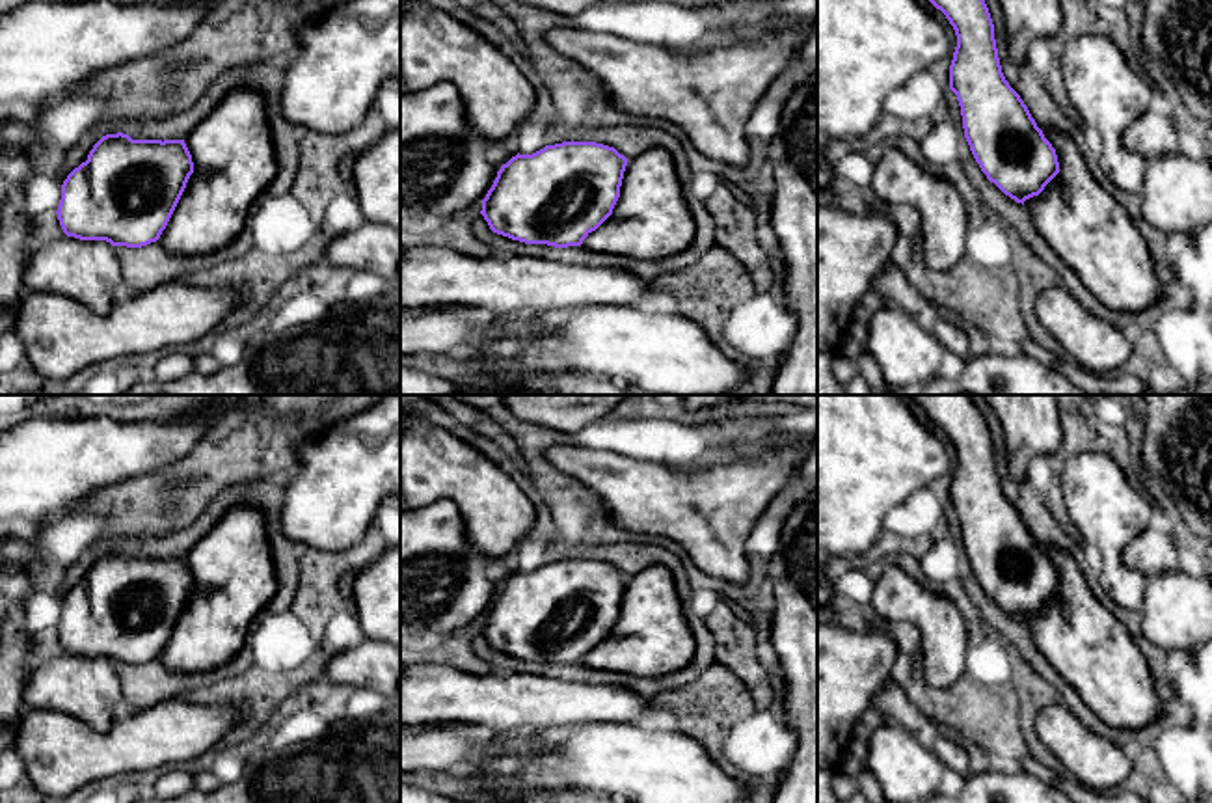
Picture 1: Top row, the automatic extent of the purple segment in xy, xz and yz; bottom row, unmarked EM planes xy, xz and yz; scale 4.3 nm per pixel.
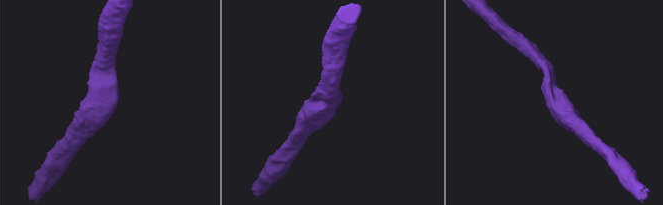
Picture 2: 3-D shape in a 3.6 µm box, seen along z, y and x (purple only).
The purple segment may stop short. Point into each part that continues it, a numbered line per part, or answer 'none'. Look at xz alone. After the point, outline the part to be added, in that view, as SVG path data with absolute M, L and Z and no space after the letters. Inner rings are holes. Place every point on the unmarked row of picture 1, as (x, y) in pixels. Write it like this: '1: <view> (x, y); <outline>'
1: xz (650, 638); M653 565L627 578L613 632L583 658L590 669L665 676L689 665L693 632L674 576Z

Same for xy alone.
1: xy (233, 572); M253 505L227 509L184 561L192 572L194 591L158 660L177 673L210 673L242 650L253 620L277 592L266 514Z

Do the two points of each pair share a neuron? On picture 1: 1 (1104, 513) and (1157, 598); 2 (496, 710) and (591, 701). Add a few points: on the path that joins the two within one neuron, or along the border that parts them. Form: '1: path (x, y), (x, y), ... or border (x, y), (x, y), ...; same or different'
1: border (1147, 578), (1140, 610); different
2: path (520, 703), (566, 703); same

